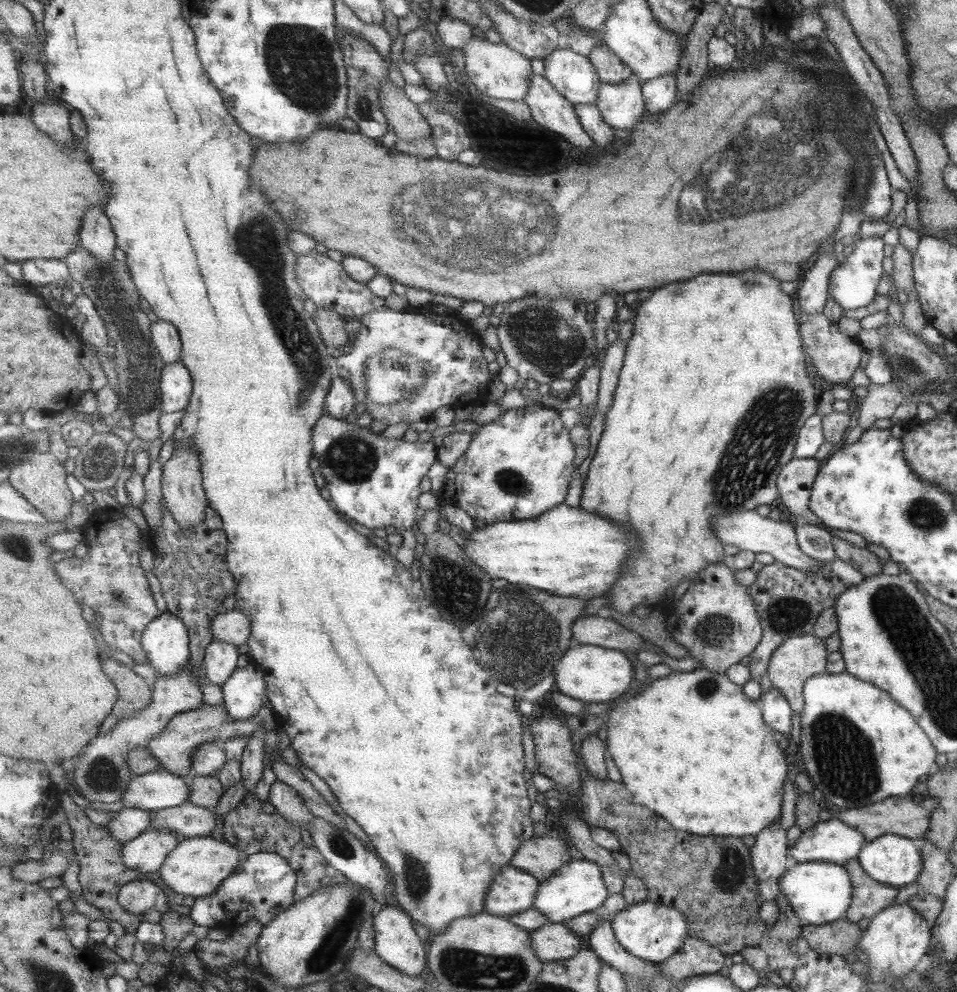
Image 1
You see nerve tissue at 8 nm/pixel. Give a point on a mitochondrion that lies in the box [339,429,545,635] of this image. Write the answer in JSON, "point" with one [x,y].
{"point":[459,591]}

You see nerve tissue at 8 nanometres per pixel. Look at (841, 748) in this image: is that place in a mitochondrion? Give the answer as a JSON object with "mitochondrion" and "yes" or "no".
{"mitochondrion":"yes"}

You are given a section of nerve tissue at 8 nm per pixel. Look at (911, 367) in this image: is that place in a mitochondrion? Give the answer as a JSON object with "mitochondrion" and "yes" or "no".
{"mitochondrion":"yes"}

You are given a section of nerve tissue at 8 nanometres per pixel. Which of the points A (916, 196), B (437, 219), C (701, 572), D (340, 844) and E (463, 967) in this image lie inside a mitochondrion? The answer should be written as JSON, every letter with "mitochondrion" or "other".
{"A":"other","B":"mitochondrion","C":"other","D":"mitochondrion","E":"mitochondrion"}

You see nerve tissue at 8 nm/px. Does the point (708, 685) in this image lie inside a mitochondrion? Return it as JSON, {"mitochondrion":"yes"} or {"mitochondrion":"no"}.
{"mitochondrion":"yes"}

